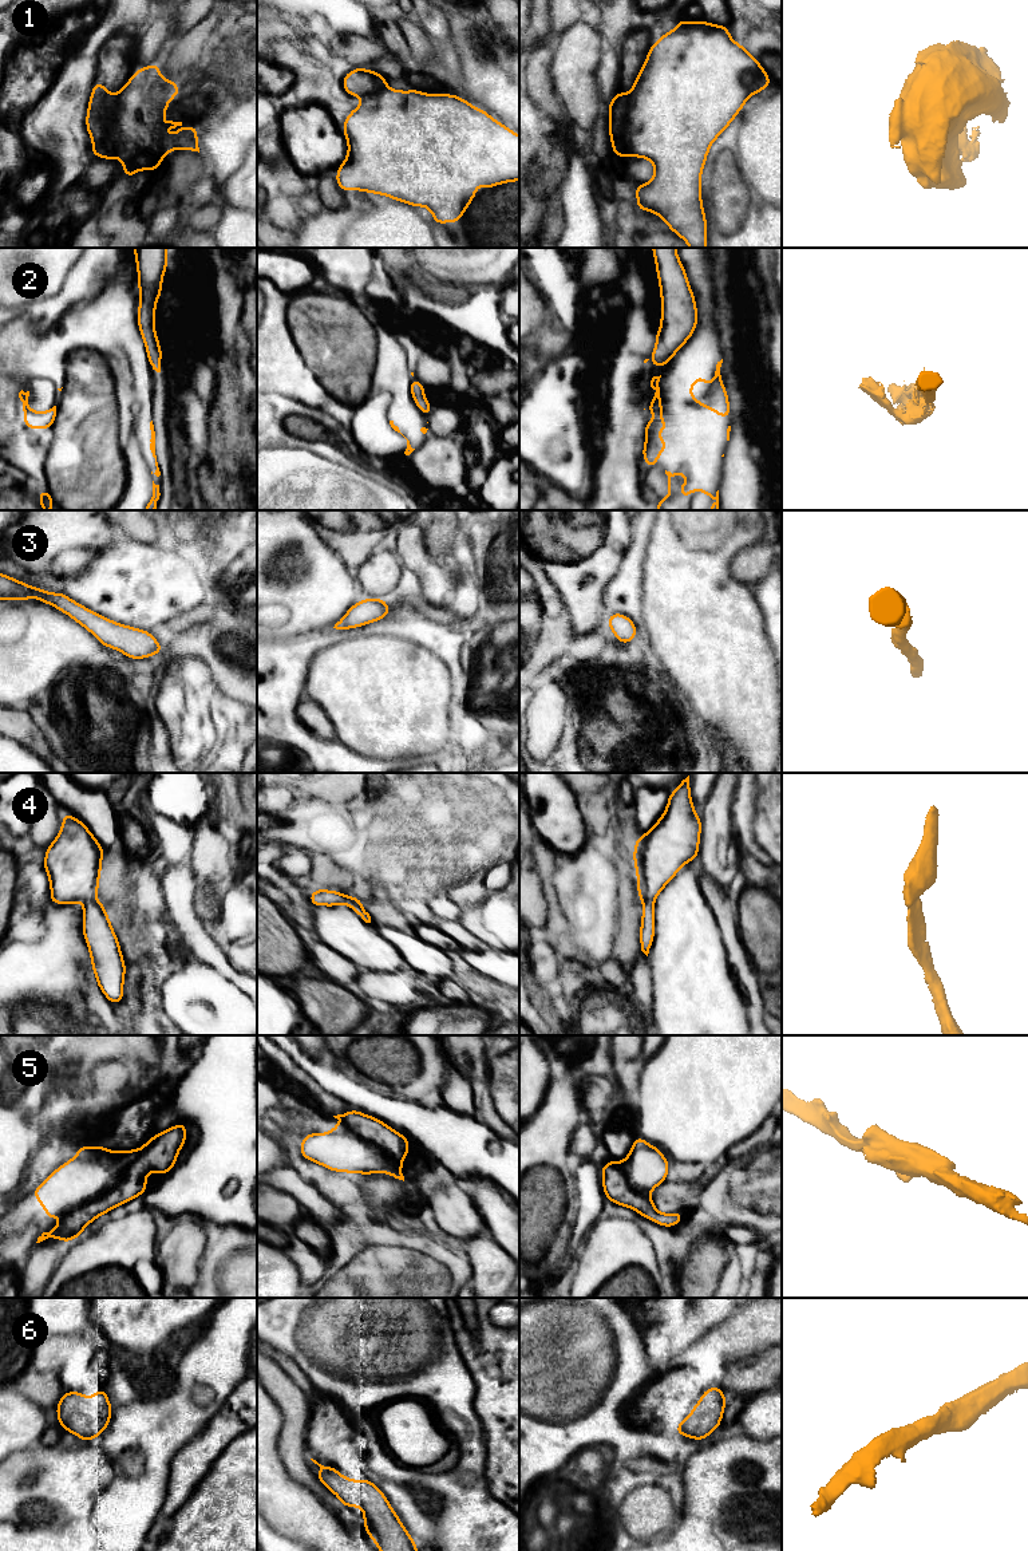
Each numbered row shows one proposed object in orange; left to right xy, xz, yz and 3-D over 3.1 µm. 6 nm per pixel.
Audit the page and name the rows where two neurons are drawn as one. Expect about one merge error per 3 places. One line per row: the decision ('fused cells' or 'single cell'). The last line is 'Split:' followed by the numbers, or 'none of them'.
1: fused cells
2: fused cells
3: single cell
4: single cell
5: fused cells
6: single cell
Split: 1, 2, 5

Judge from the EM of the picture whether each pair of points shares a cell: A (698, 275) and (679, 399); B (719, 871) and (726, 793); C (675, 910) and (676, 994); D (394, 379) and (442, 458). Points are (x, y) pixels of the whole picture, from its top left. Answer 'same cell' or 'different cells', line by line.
A: same cell
B: same cell
C: same cell
D: different cells

